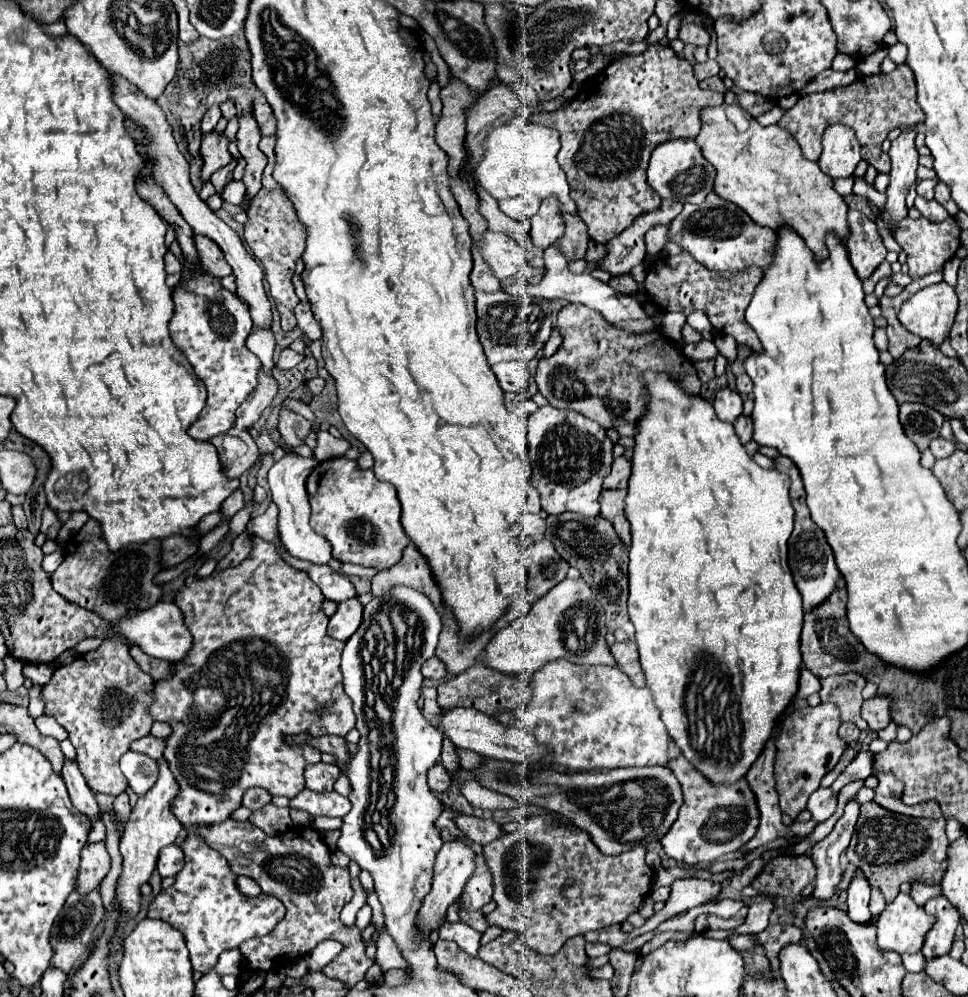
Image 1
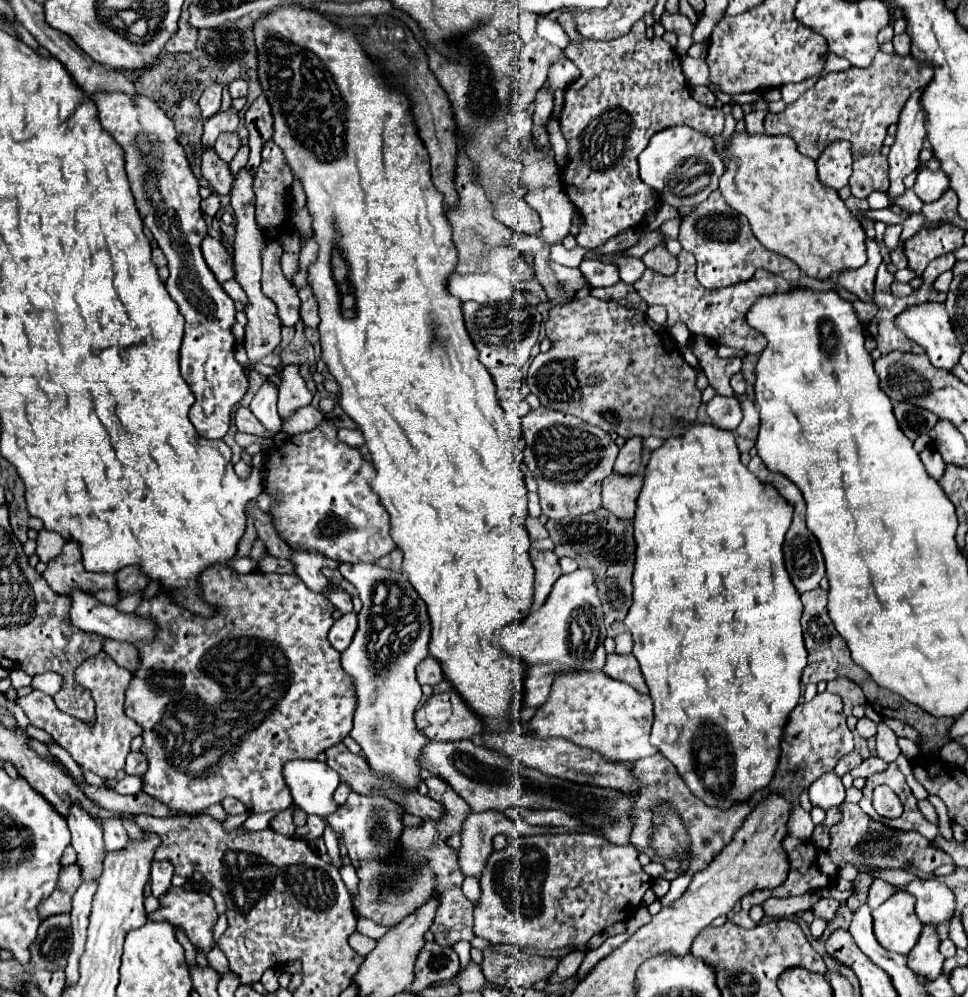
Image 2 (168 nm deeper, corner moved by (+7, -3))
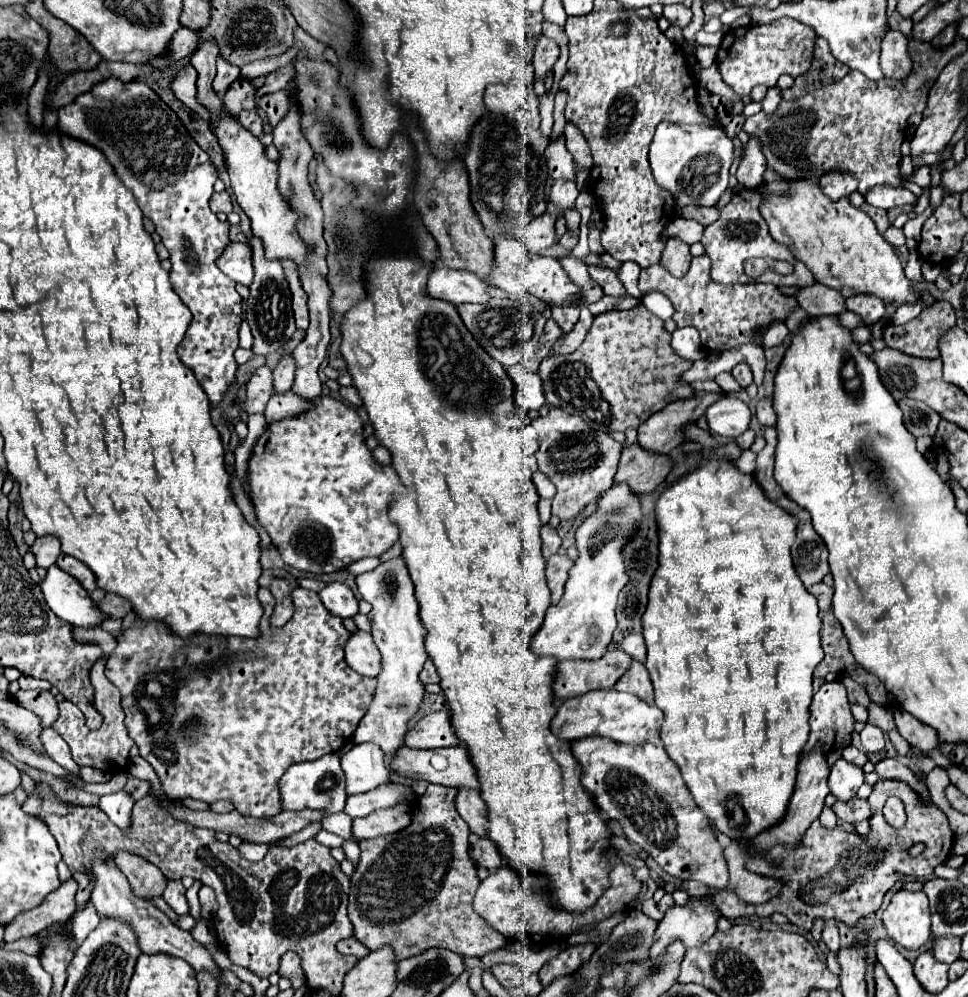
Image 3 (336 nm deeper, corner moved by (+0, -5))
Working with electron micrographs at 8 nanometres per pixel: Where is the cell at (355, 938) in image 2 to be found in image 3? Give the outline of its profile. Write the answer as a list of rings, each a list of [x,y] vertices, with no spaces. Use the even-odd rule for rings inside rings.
[[[349,937],[349,939],[345,939],[339,947],[337,947],[341,953],[345,953],[345,955],[355,955],[355,957],[363,957],[363,955],[369,955],[369,949],[363,945],[363,943],[359,943],[355,937]]]

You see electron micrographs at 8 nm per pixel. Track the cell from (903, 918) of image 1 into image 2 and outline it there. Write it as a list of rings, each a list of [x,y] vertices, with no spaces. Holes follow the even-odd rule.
[[[898,891],[872,911],[874,933],[884,949],[908,955],[916,945],[922,933],[922,923],[914,913],[914,903],[910,893]]]

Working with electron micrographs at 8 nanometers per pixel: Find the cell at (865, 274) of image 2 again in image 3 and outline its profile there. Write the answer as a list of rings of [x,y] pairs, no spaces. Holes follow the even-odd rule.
[[[859,293],[859,297],[847,297],[845,305],[849,311],[861,315],[865,325],[873,325],[885,315],[883,301],[879,301],[879,297],[865,297],[865,293]]]

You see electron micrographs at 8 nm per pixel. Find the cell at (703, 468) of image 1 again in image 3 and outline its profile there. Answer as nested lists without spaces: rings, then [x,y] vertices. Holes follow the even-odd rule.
[[[707,459],[691,473],[683,475],[679,481],[667,485],[655,503],[655,521],[659,533],[659,569],[651,579],[649,603],[643,613],[643,637],[647,643],[647,671],[655,687],[655,705],[665,713],[665,723],[661,725],[661,739],[667,755],[681,769],[683,779],[695,799],[695,803],[705,811],[709,819],[715,821],[717,831],[731,839],[751,839],[759,831],[775,825],[787,809],[789,797],[793,793],[799,749],[809,737],[809,705],[813,699],[811,675],[817,663],[823,659],[819,629],[821,619],[817,617],[817,599],[801,585],[791,561],[791,543],[795,541],[797,521],[785,509],[779,509],[773,501],[767,501],[763,489],[751,473],[741,473],[737,465],[729,459]]]

